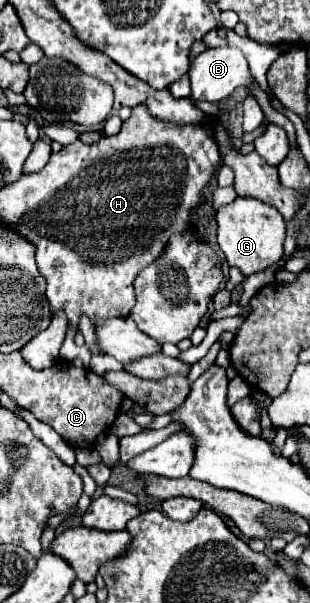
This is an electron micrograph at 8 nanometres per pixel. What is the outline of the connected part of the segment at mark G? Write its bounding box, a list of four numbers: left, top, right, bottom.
[217,197,285,275]

